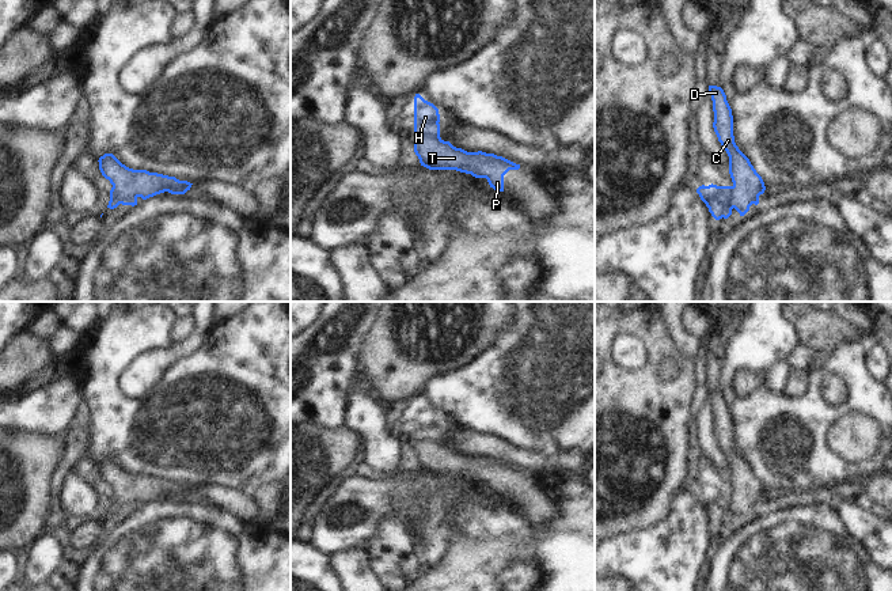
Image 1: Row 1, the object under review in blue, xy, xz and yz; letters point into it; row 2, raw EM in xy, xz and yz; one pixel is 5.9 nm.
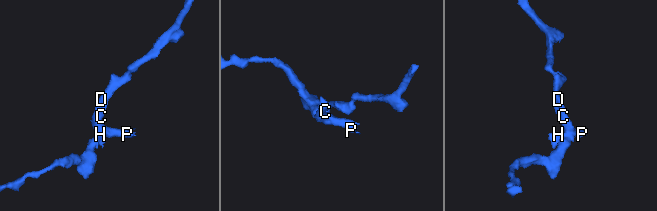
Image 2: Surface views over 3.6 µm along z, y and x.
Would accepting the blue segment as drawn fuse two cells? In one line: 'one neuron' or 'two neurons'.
one neuron

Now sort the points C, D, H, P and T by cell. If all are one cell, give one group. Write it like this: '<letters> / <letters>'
C D H P T

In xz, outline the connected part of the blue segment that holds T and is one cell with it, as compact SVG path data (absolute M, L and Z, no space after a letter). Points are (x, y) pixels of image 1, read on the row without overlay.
M420 398L414 401L414 456L421 470L429 474L456 474L475 482L486 482L490 492L504 496L504 480L519 474L502 461L482 455L467 456L440 442L439 413Z

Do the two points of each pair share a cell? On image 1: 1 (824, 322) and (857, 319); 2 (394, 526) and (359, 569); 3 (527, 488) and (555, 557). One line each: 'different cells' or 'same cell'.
1: different cells
2: different cells
3: different cells

